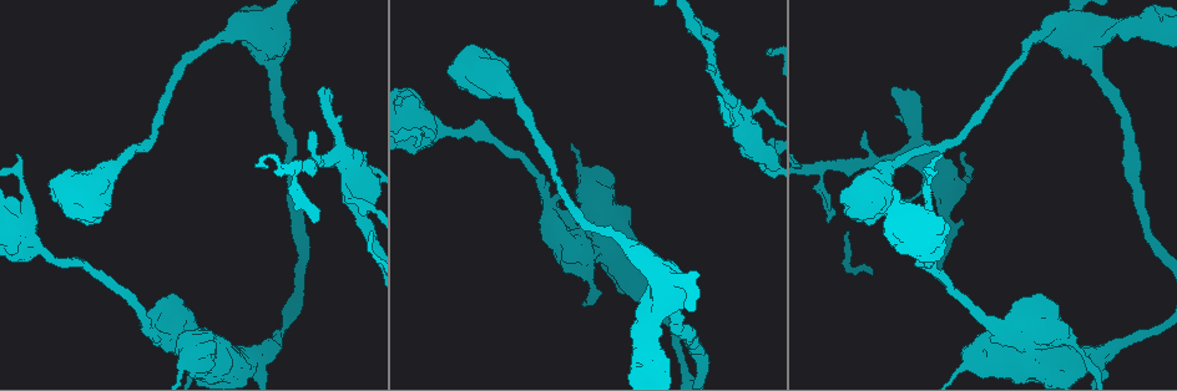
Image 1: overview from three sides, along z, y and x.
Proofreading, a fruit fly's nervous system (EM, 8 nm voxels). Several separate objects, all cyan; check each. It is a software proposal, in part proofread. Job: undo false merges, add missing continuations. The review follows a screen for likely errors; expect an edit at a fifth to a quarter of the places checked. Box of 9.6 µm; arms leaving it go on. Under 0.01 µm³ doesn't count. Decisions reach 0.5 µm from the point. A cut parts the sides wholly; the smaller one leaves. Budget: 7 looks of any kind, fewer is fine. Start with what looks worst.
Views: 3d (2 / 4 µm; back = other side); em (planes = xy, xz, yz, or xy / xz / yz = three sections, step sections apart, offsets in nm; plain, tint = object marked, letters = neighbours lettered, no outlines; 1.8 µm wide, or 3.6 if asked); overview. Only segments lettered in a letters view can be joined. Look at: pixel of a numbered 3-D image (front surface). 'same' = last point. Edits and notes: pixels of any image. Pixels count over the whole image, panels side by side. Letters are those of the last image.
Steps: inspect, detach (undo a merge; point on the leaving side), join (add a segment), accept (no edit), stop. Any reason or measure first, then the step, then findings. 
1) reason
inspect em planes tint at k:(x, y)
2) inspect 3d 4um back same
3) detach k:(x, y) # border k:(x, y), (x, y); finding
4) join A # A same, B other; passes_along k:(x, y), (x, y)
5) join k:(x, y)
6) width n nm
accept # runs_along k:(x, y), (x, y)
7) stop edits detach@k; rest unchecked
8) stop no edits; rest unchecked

free end
inspect 3d 4um at 1:(325, 89)

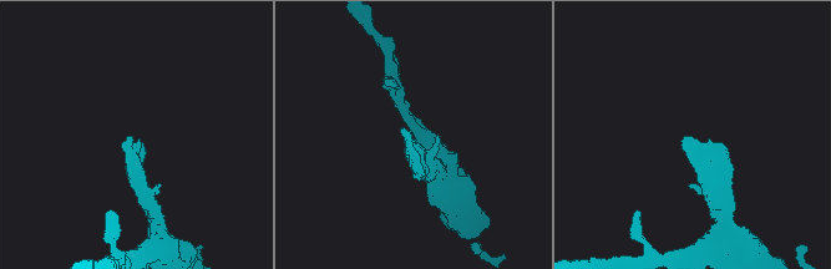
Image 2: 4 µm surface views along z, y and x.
inspect em 3.6um xy step 8 letters at 2:(410, 132)

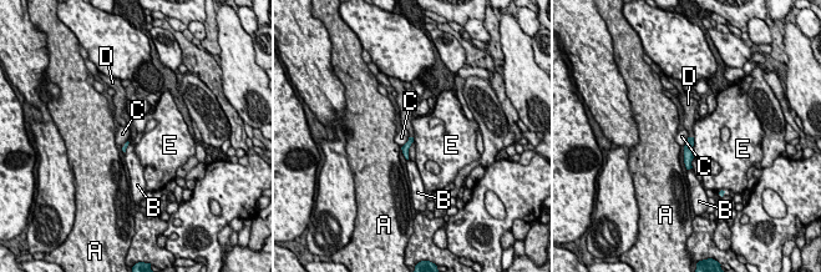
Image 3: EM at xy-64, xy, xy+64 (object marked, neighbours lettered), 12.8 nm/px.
longest_contact E 280 nm
join D # A other, B other, C other, D same, E other; the cell continues

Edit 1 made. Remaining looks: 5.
branch stops here
inspect em yz step 16 letters at 1:(712, 32)

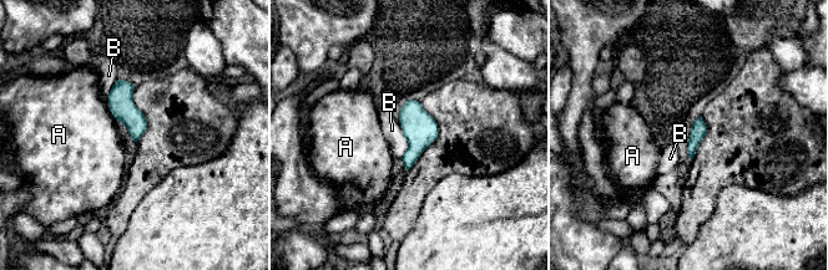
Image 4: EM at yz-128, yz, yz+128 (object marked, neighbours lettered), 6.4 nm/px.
inspect em planes letters same

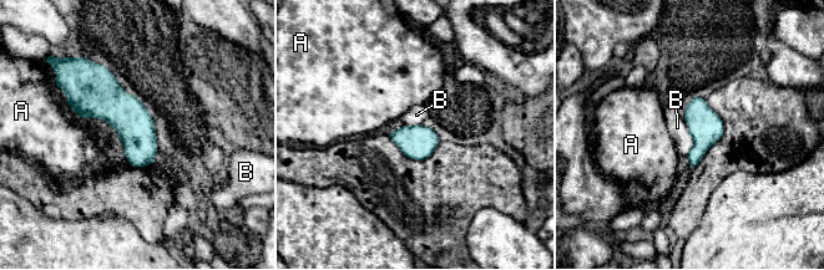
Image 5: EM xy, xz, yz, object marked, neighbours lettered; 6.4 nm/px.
width 220 nm; longest_contact B 240 nm
accept # A other, B other; none of them fits

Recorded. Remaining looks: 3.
sharp bend
inspect em planes letters at 1:(641, 370)

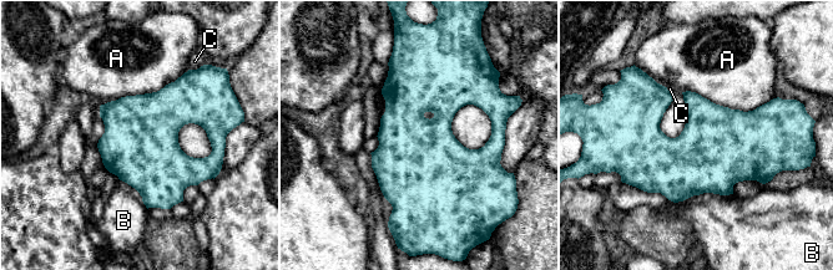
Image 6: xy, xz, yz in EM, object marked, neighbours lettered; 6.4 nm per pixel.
width 500 nm
accept # A other, B other, C other; border 6:(682, 91), (743, 111), (775, 98); one cell here

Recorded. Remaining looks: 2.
stop edits join@3; rest unchecked

